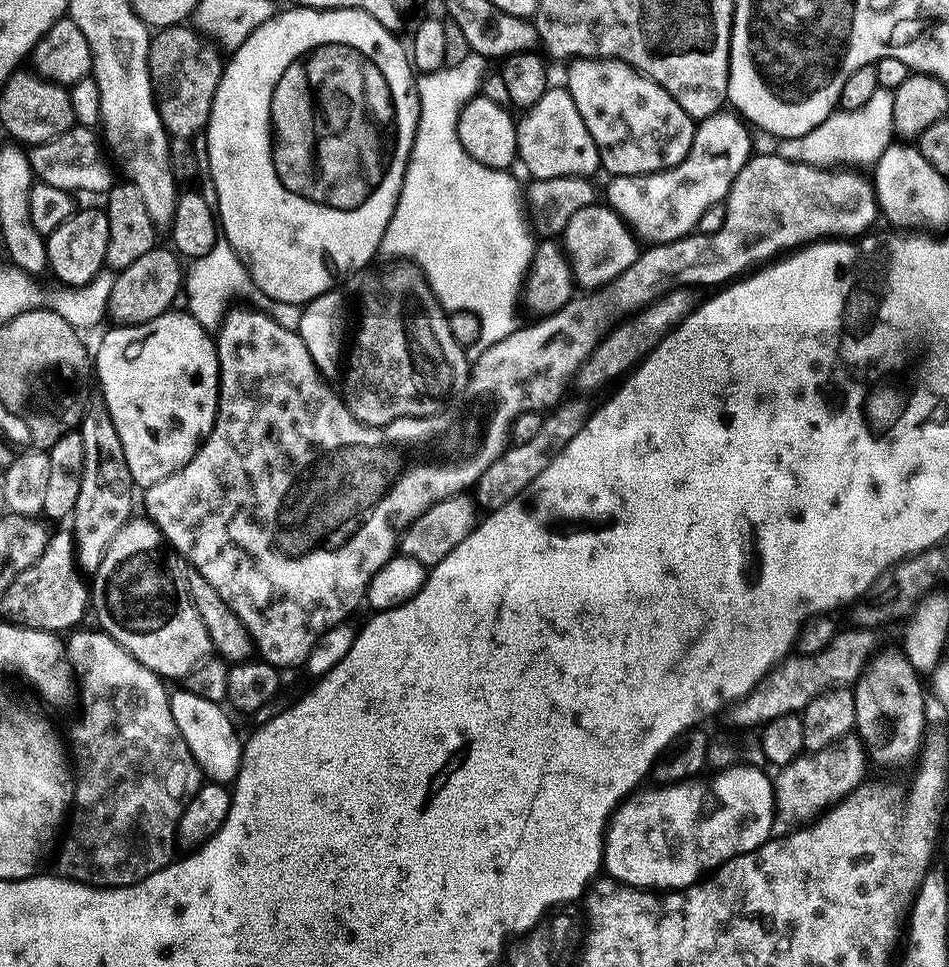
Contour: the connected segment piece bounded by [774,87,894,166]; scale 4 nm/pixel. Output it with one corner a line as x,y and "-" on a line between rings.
879,88
874,90
870,102
860,106
858,110
846,112
833,111
814,130
801,136
789,136
781,139
775,155
802,162
803,164
819,164
821,166
864,166
875,165
876,159
884,153
894,140
894,98
893,89

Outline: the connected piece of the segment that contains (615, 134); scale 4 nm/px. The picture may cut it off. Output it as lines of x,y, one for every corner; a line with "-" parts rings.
579,58
567,65
568,81
566,87
570,98
578,106
578,114
582,114
582,122
586,122
586,130
590,130
590,138
594,138
596,149
600,155
600,168
613,176
648,176
651,172
664,172
668,168
678,166
686,158
690,146
694,142
696,124
691,116
658,86
649,76
642,76
636,69
620,60
581,60

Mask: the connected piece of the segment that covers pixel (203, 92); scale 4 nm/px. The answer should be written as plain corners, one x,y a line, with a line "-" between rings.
192,26
161,28
151,37
148,69
152,79
152,94
156,98
160,121
169,137
191,141
207,129
214,94
226,63
219,51
221,49
211,39
205,38

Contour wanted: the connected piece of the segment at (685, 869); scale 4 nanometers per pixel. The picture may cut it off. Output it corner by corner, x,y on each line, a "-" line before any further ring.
733,766
717,771
713,780
696,778
683,784
652,786
649,792
640,790
629,796
608,821
604,837
603,871
611,879
628,884
631,888
688,888
726,861
762,846
773,835
774,784
770,776
763,772
763,767
747,767

